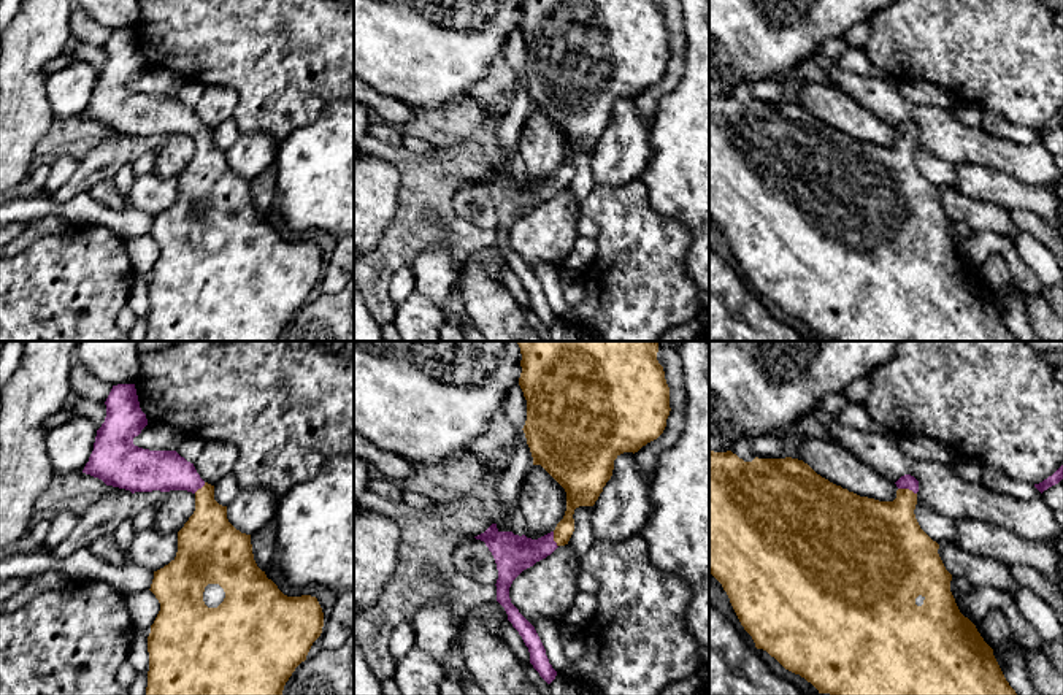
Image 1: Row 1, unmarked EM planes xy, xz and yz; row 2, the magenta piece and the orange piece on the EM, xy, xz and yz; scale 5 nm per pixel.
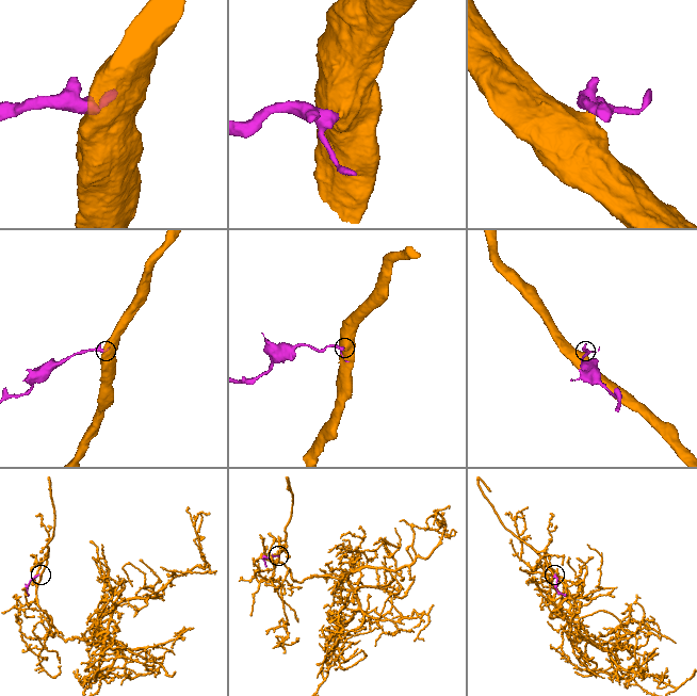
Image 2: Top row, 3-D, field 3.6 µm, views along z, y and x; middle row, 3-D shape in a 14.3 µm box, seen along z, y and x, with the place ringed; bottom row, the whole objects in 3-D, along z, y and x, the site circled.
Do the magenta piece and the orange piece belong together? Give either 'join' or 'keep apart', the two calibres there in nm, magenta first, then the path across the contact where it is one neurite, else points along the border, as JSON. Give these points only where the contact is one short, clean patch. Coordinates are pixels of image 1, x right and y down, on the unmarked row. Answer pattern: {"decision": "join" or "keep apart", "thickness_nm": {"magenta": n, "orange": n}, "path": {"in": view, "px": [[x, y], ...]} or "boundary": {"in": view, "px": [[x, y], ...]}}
{"decision": "join", "thickness_nm": {"magenta": 70, "orange": 320}, "path": {"in": "yz", "px": [[906, 126], [908, 132], [906, 145], [887, 176]]}}

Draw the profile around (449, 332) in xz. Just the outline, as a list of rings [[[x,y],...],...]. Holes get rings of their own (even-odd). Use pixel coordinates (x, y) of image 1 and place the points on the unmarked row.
[[[444,319],[444,324],[441,327],[441,341],[471,341],[470,333],[457,325]]]

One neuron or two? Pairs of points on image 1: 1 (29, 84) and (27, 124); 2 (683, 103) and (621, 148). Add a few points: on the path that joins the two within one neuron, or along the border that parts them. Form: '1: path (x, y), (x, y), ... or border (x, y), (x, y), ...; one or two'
1: path (27, 94), (27, 115); one
2: border (652, 119), (649, 132), (651, 159), (648, 162); two

